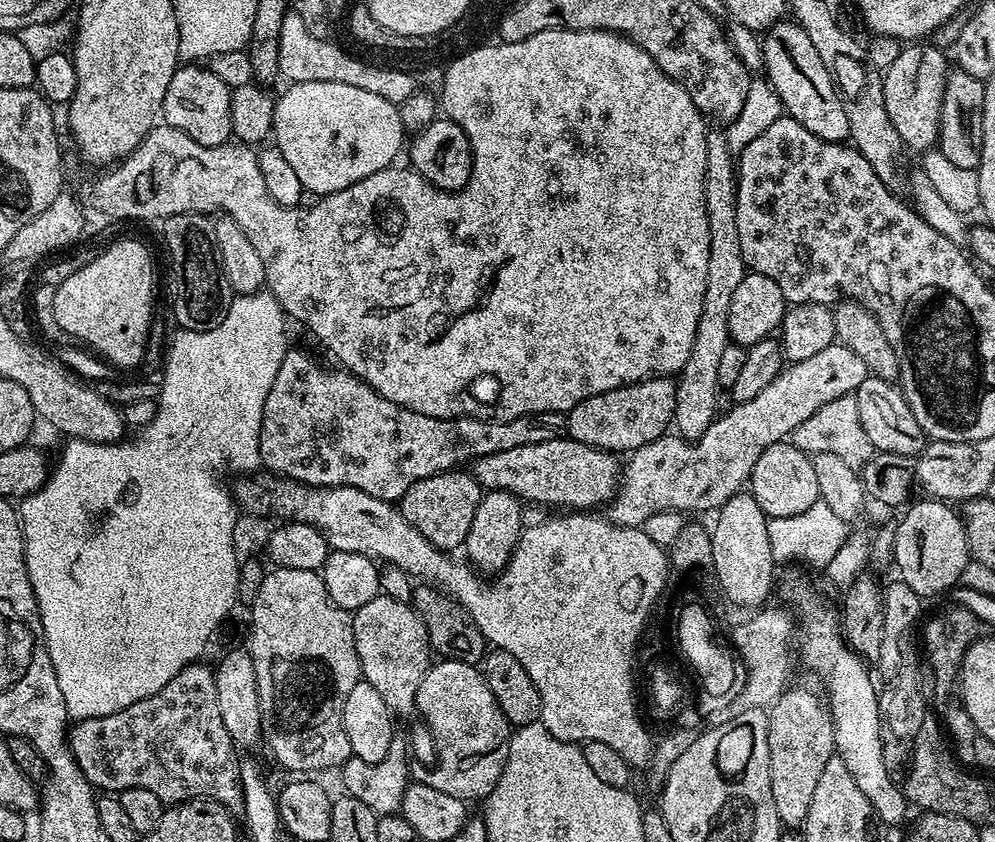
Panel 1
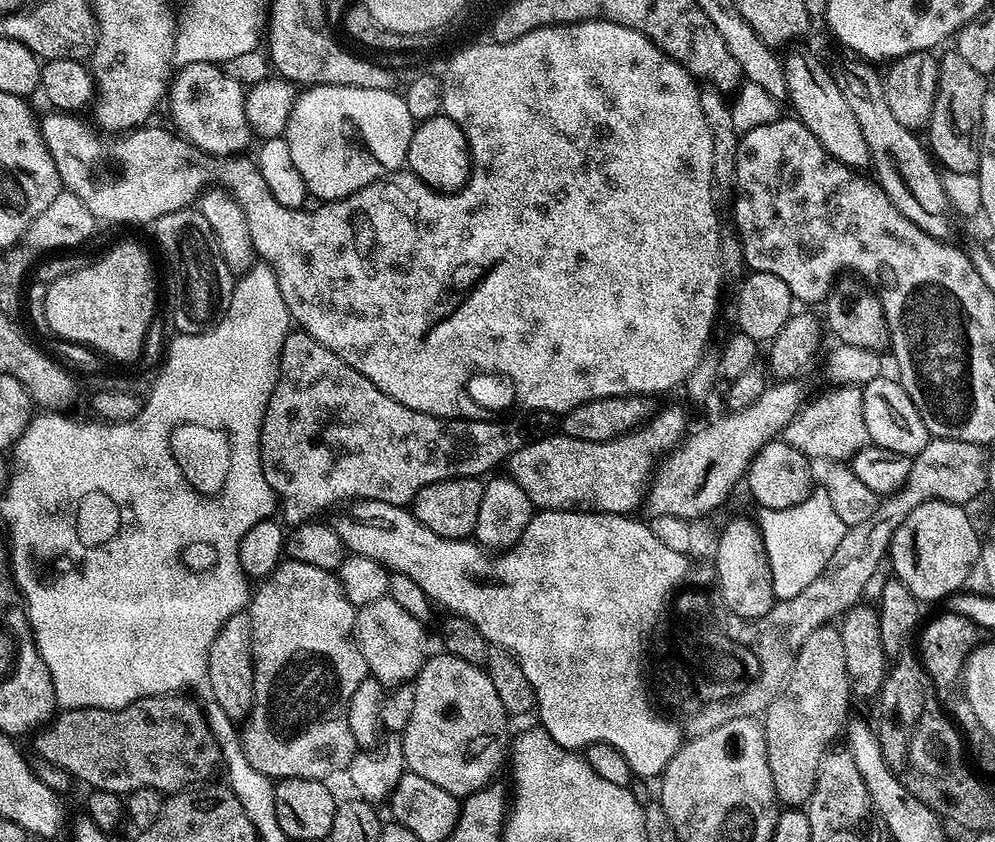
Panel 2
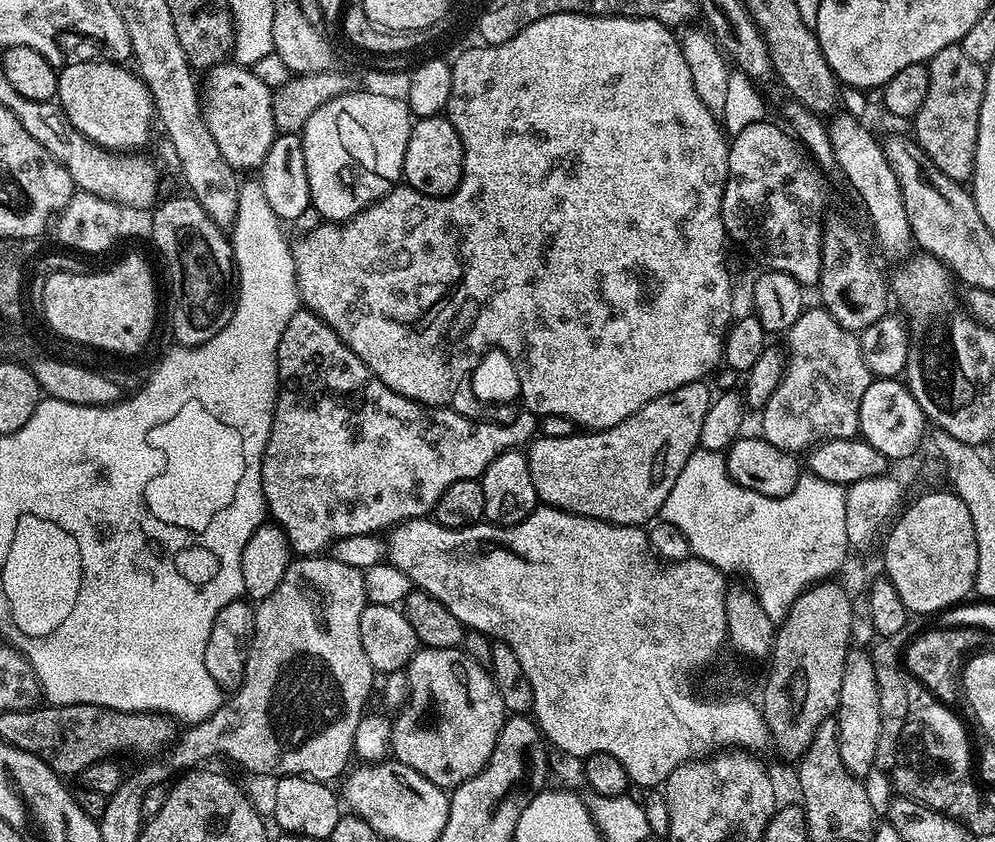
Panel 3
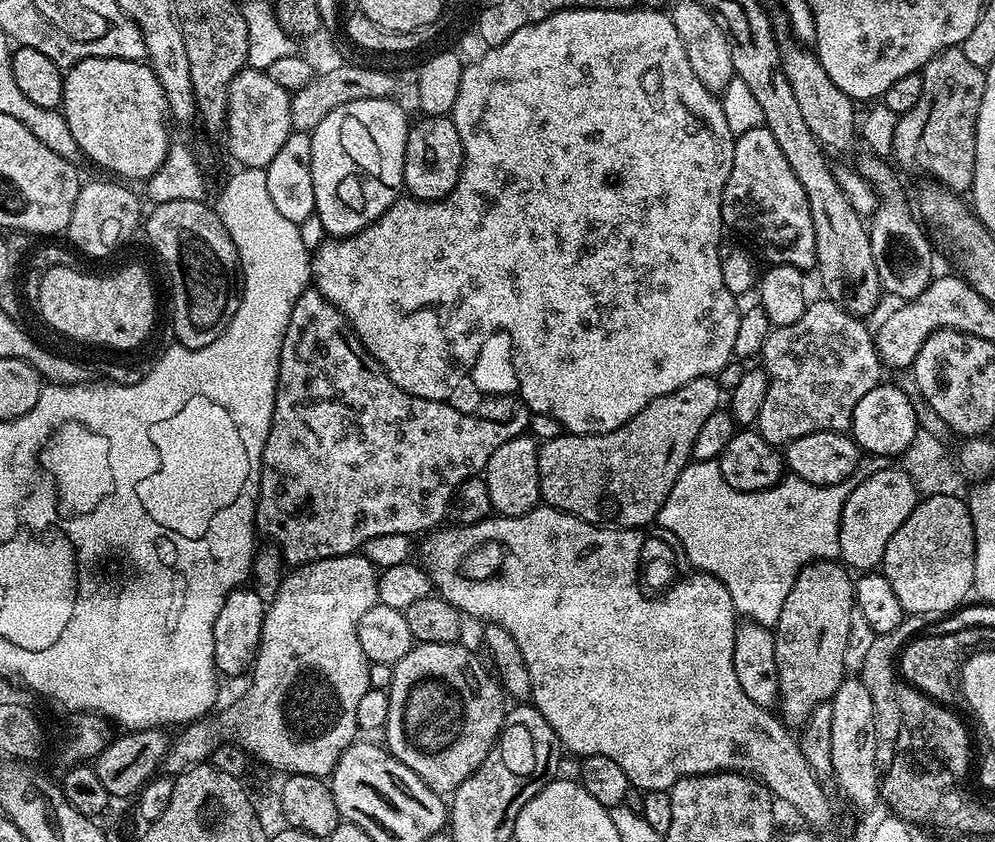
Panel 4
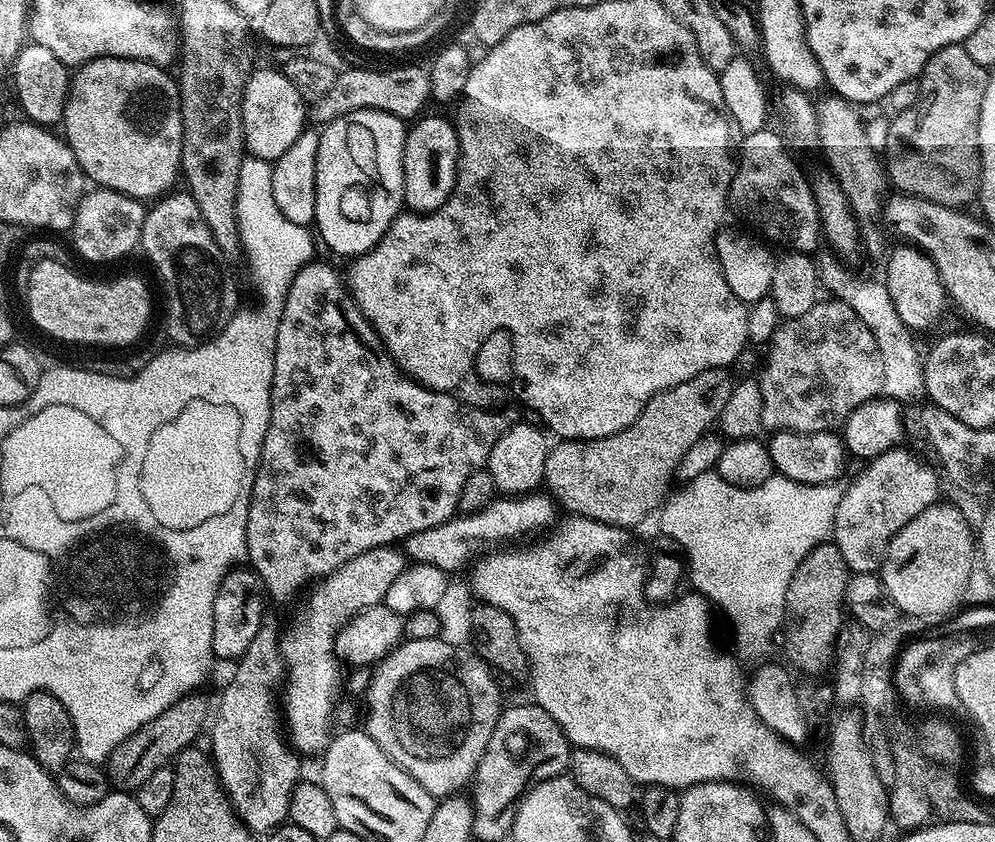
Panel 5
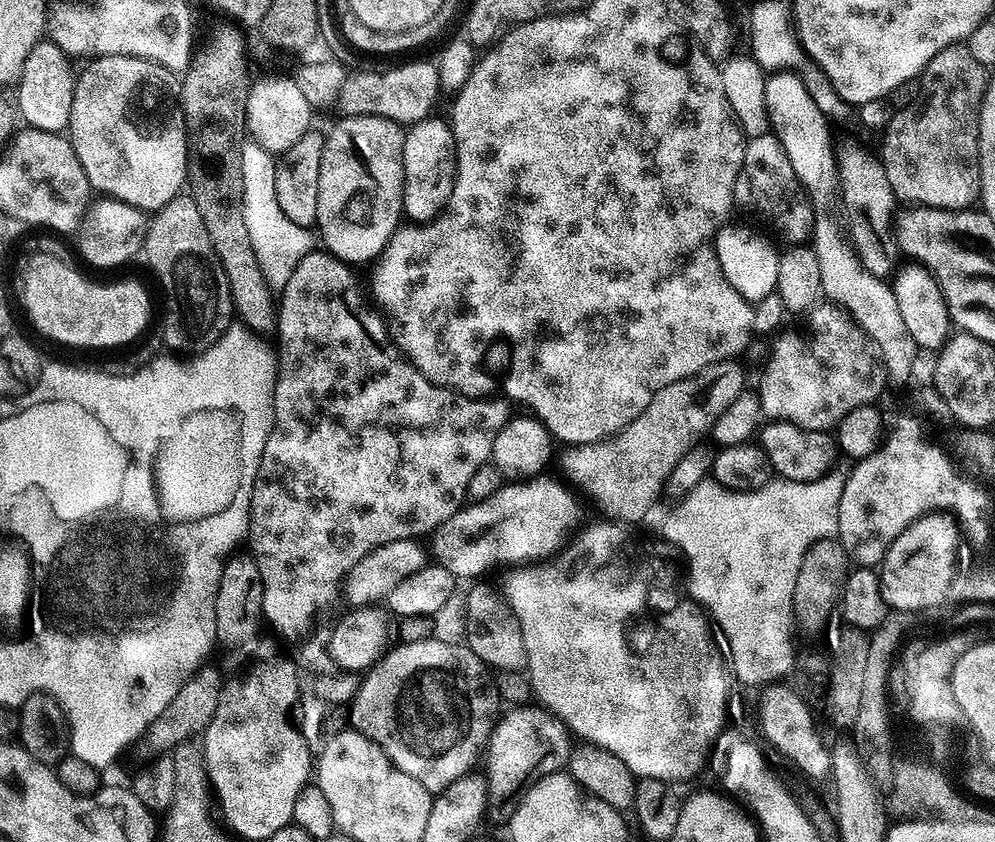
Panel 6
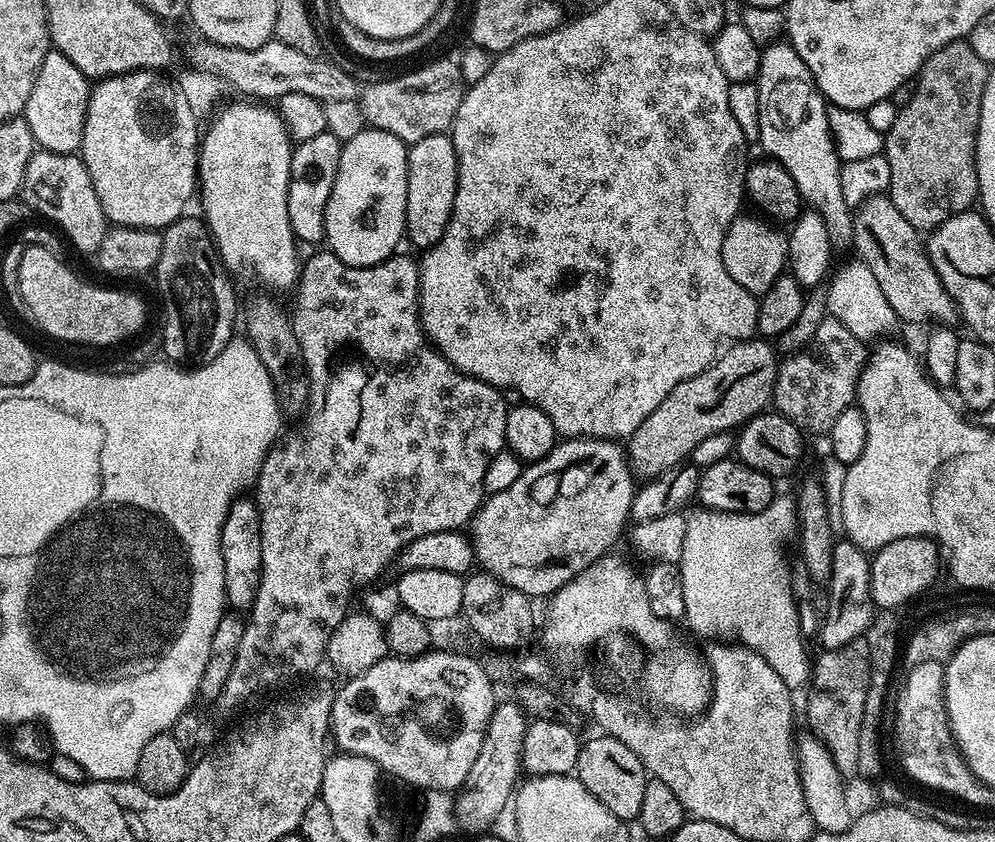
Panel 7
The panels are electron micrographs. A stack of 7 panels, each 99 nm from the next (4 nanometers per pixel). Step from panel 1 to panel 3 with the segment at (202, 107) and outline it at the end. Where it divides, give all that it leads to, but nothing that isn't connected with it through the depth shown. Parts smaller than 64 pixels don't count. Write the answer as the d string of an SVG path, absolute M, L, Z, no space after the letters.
M225 62L215 64L207 69L205 80L202 80L202 107L206 126L209 127L210 135L218 144L222 157L235 170L242 168L259 169L260 164L266 158L270 150L272 141L276 139L276 123L272 117L272 94L273 89L266 86L266 82L259 80L251 67L237 64L235 62Z

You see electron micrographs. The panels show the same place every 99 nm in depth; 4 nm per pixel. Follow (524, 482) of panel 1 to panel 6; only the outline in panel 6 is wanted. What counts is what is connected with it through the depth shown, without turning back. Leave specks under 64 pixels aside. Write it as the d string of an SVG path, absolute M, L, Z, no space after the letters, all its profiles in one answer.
M735 359L731 360L720 360L716 364L711 364L709 368L704 368L701 372L695 372L693 376L687 376L686 378L682 378L678 382L670 382L670 386L662 386L661 388L655 389L652 393L652 397L650 398L650 406L646 410L642 410L642 414L638 414L638 418L634 418L634 422L630 422L627 426L621 430L621 432L617 432L614 436L609 436L607 440L600 440L596 444L573 444L571 446L565 447L563 450L564 453L559 453L558 456L558 464L560 460L560 464L564 467L563 475L567 477L569 481L577 489L585 488L586 491L590 492L594 499L604 508L605 512L610 515L613 521L616 522L629 522L628 520L640 520L644 515L647 514L648 511L652 508L652 503L655 502L656 499L661 499L664 483L666 482L666 478L670 478L670 470L674 470L674 466L678 466L678 462L682 459L682 454L686 454L691 448L697 447L701 443L700 440L709 435L711 433L712 427L714 426L714 422L723 414L725 410L732 403L734 403L740 396L744 395L746 392L746 387L744 387L744 368L737 362Z

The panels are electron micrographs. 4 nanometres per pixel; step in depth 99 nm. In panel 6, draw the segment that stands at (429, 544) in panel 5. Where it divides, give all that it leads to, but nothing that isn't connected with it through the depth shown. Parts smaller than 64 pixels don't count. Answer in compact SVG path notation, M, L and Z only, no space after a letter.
M548 475L505 483L498 494L465 503L434 533L432 548L438 563L461 581L471 581L483 577L480 575L491 568L504 568L507 564L524 566L520 564L544 560L554 555L564 543L567 545L573 539L572 531L579 526L584 512L572 497L573 489L563 479L555 480Z

